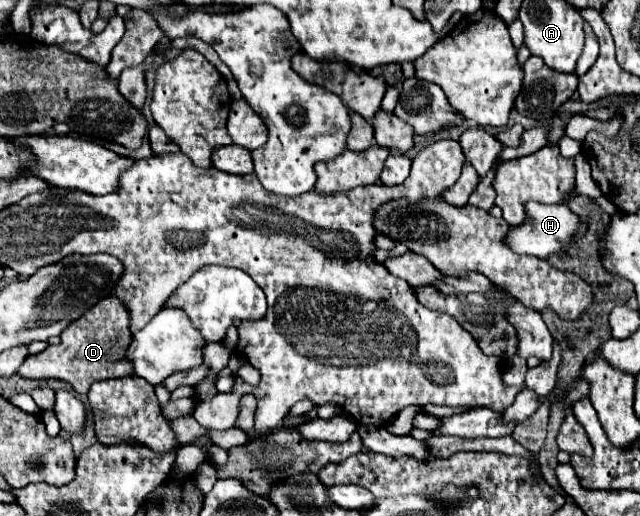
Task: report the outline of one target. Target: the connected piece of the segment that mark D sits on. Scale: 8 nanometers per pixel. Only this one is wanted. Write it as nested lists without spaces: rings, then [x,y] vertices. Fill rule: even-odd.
[[[107,297],[99,305],[91,307],[83,317],[73,321],[63,333],[61,343],[51,345],[37,355],[29,355],[19,367],[19,375],[27,379],[61,379],[73,385],[73,389],[85,395],[95,381],[117,379],[133,375],[133,365],[127,361],[127,347],[131,343],[129,311],[119,297]]]

